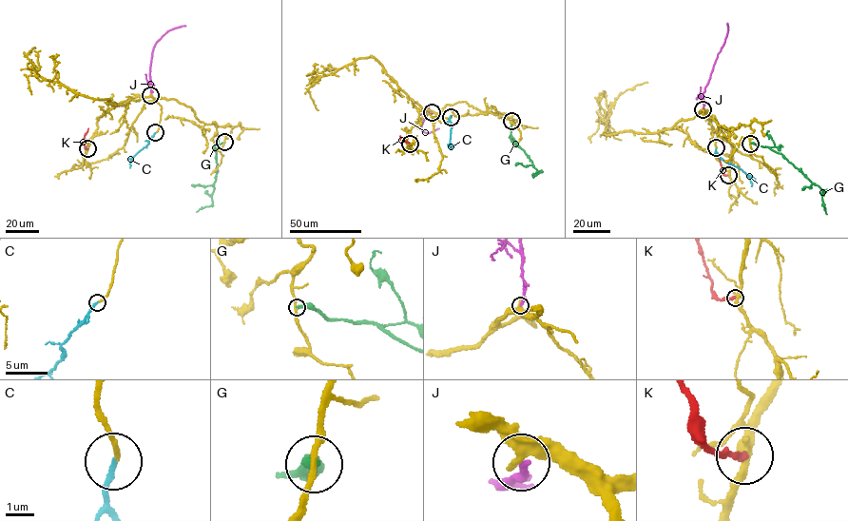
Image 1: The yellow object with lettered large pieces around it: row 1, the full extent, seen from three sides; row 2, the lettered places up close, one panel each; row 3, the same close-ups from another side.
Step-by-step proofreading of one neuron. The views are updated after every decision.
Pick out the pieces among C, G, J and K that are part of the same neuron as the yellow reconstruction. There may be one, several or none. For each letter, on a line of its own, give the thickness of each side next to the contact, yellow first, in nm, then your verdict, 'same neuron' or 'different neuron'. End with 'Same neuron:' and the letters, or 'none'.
C: 150 nm thick on the yellow side, 180 nm on the other; same neuron
G: 200 nm thick on the yellow side, 280 nm on the other; different neuron
J: 420 nm thick on the yellow side, 240 nm on the other; different neuron
K: 340 nm thick on the yellow side, 220 nm on the other; different neuron
Same neuron: C

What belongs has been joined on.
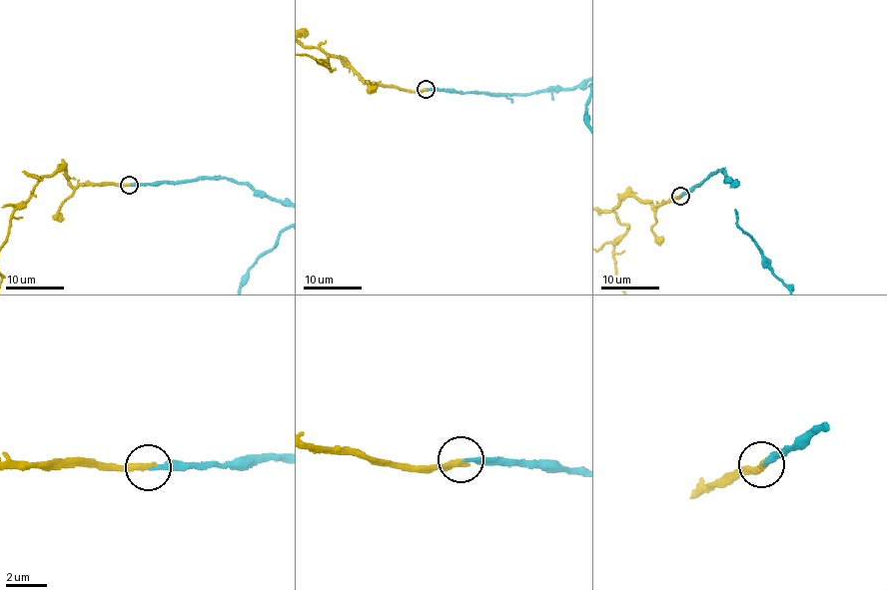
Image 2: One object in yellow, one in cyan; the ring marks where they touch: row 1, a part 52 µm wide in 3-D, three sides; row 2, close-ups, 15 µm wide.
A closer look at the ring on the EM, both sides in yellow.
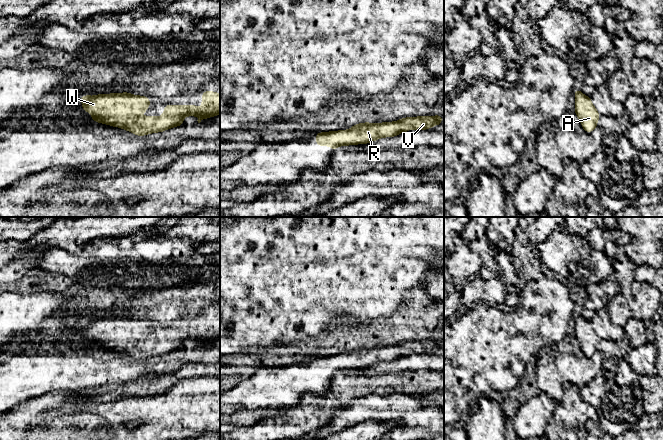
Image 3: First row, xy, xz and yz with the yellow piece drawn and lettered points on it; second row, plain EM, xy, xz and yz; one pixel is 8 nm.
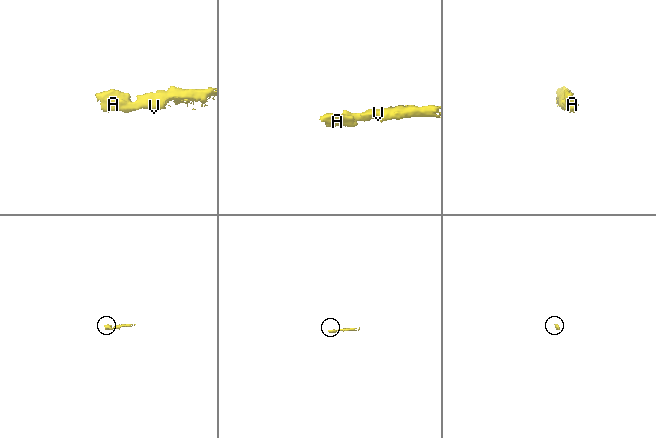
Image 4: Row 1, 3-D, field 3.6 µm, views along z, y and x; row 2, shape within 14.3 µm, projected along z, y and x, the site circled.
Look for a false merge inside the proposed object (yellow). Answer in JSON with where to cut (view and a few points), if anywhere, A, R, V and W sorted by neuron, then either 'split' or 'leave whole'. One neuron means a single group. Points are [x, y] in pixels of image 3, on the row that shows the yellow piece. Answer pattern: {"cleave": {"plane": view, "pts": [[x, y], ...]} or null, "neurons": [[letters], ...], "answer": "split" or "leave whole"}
{"cleave": null, "neurons": [["A", "R", "V", "W"]], "answer": "leave whole"}

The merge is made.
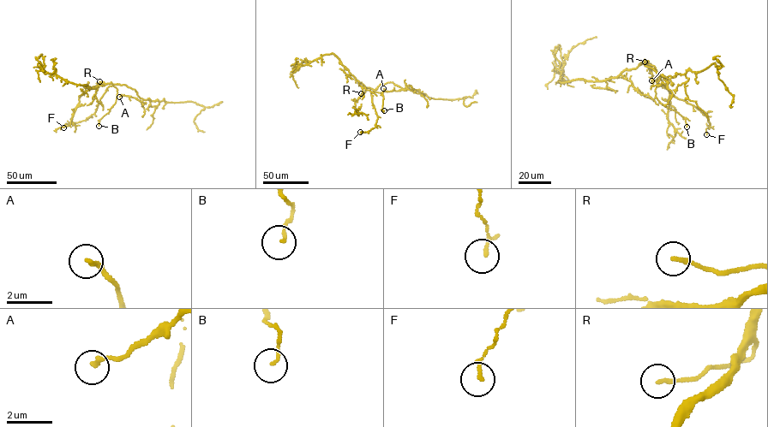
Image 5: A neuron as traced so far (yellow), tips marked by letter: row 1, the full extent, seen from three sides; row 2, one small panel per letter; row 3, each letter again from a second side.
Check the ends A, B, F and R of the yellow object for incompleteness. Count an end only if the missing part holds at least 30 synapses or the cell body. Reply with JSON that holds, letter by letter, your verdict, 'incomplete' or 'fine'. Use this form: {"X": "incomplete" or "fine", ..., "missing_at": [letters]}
{"A": "fine", "B": "fine", "F": "fine", "R": "fine", "missing_at": []}

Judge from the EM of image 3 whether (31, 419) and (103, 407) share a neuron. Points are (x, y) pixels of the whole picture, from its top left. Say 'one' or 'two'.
one

